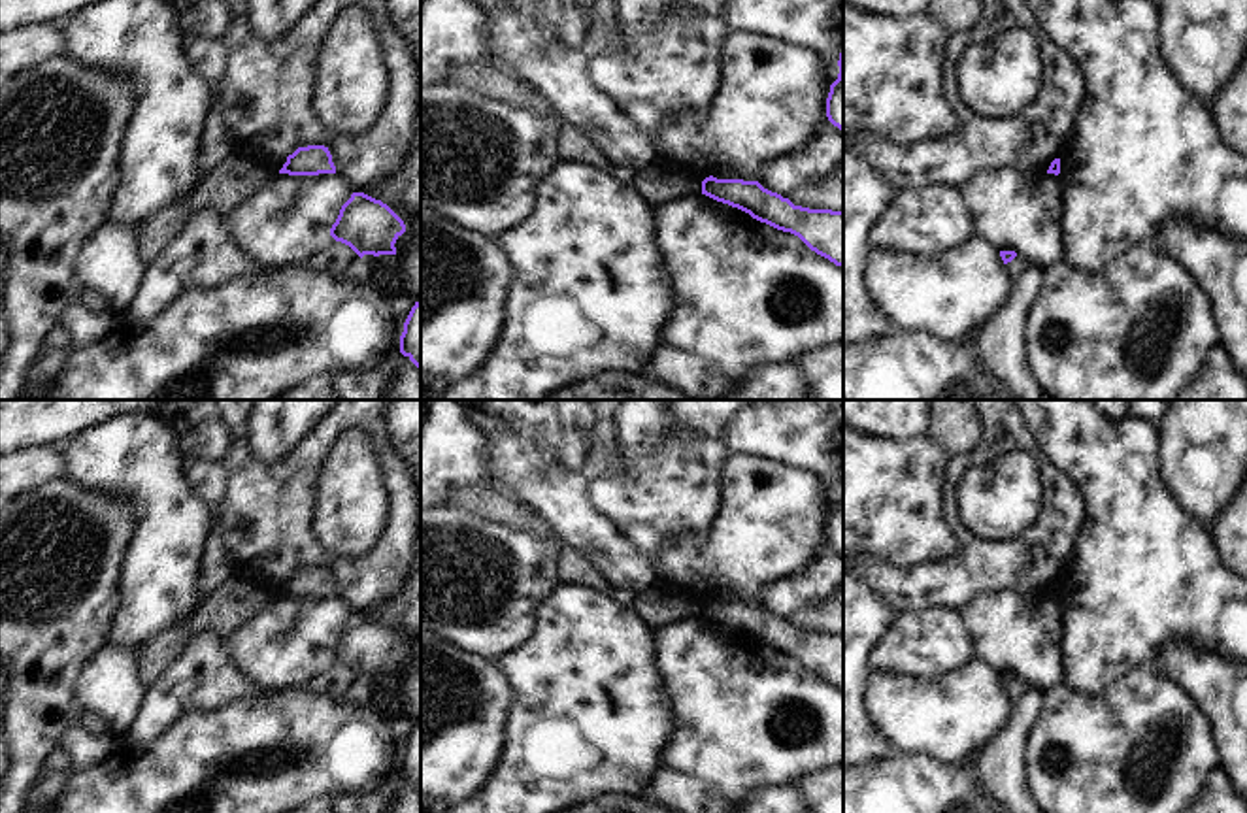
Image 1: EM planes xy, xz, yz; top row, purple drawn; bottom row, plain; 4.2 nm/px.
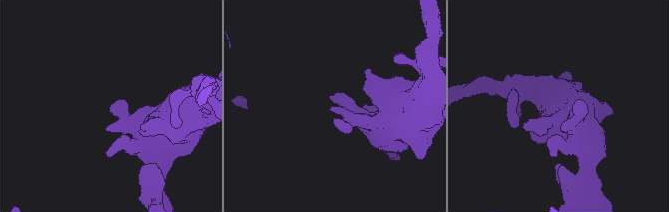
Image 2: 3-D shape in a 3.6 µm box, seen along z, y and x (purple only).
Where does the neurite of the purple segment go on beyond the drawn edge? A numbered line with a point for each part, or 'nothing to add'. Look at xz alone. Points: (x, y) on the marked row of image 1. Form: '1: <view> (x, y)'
nothing to add

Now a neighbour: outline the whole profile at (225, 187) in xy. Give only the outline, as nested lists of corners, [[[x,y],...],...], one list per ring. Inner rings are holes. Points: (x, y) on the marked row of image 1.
[[[234,155],[211,170],[204,177],[204,185],[191,198],[189,211],[198,211],[206,206],[213,207],[219,217],[232,211],[255,189],[279,174],[277,168],[255,160],[249,155]]]

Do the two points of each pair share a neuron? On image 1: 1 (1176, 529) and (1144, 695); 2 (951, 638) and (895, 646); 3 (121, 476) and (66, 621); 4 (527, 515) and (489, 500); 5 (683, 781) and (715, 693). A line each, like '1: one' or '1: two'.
1: two
2: one
3: two
4: one
5: one

